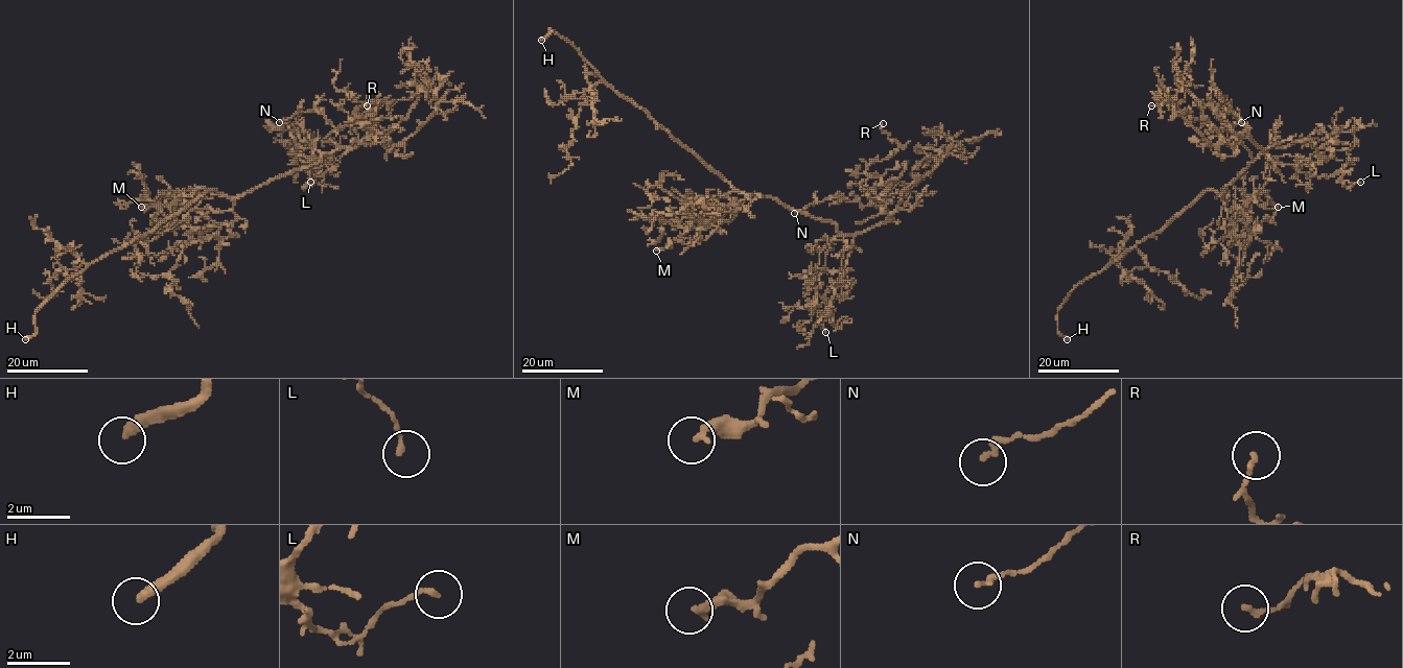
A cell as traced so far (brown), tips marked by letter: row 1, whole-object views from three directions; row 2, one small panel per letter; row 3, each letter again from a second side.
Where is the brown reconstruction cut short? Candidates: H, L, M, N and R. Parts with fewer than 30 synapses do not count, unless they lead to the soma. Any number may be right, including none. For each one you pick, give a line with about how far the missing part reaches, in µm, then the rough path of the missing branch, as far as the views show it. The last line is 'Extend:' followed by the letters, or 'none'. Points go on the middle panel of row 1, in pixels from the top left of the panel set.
H: Missing length about 10 µm. Course of what is missing: (541, 40), (530, 33), (518, 33)
Extend: H

